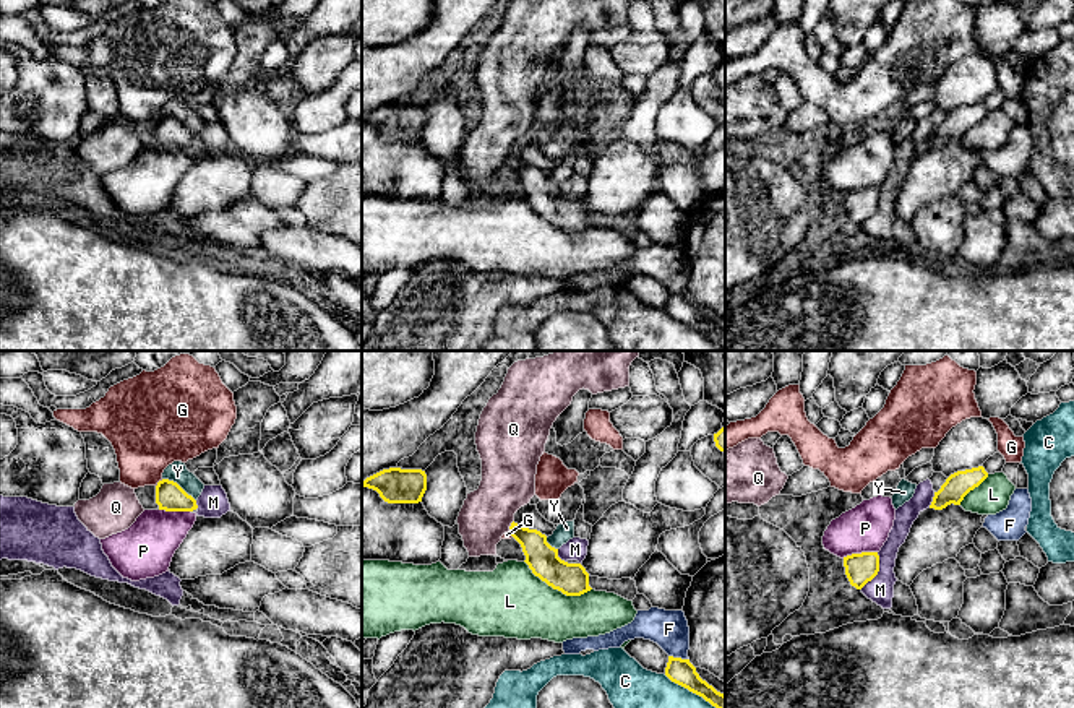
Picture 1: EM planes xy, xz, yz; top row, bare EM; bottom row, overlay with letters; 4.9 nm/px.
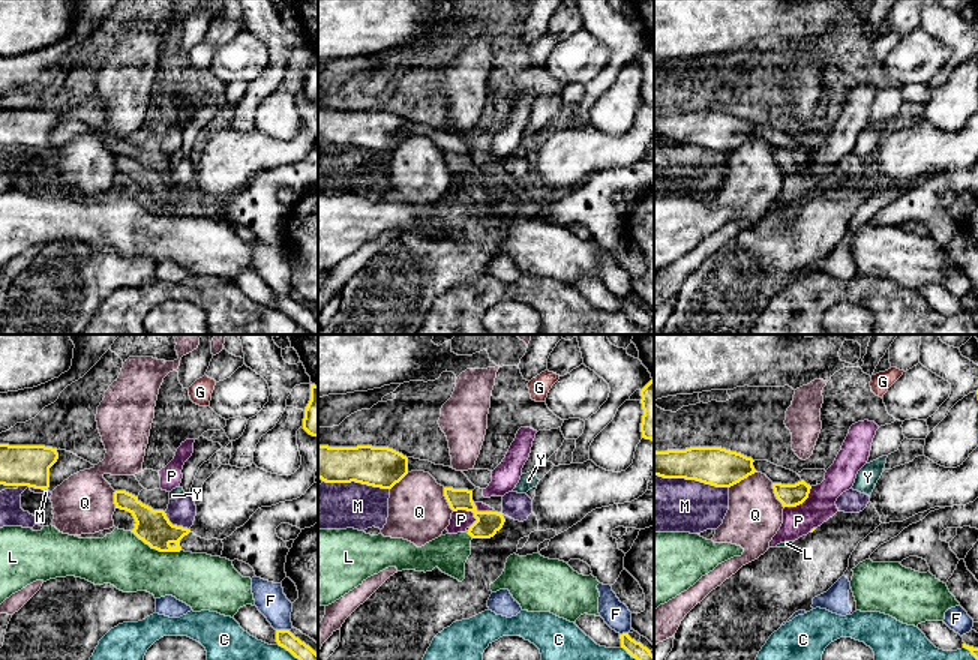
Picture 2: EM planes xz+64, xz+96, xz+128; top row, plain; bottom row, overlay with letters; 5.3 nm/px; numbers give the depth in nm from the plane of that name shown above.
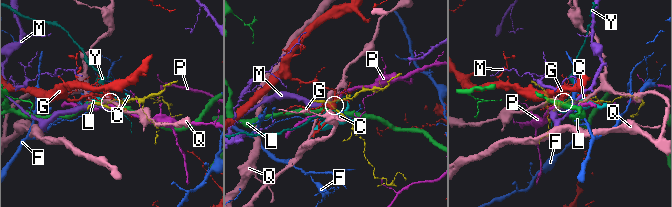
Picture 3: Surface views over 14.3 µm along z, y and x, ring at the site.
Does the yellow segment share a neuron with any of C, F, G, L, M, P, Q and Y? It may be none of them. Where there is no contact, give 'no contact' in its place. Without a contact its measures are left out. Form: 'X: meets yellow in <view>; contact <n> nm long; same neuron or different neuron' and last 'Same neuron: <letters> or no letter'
C: meets yellow in xz; contact 300 nm long; different neuron
F: meets yellow in xz; contact 110 nm long; different neuron
G: meets yellow in xy; contact 50 nm long; different neuron
L: meets yellow in xz; contact 360 nm long; different neuron
M: meets yellow in yz; contact 200 nm long; different neuron
P: meets yellow in yz; contact 180 nm long; different neuron
Q: meets yellow in xz; contact 60 nm long; different neuron
Y: meets yellow in xy; contact 200 nm long; different neuron
Same neuron: no letter

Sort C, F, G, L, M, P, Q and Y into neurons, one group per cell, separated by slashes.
C / F / G / L / M / P / Q / Y

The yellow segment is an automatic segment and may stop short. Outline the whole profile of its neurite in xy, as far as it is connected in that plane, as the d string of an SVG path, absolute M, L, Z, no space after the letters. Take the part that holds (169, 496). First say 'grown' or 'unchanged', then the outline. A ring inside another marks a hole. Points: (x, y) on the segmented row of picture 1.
unchanged; M162 479L156 486L156 503L165 512L193 512L196 500L188 495L177 482Z

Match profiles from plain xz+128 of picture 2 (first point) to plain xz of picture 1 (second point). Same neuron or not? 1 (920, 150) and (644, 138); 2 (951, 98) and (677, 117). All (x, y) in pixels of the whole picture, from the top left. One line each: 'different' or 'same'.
1: different
2: same

